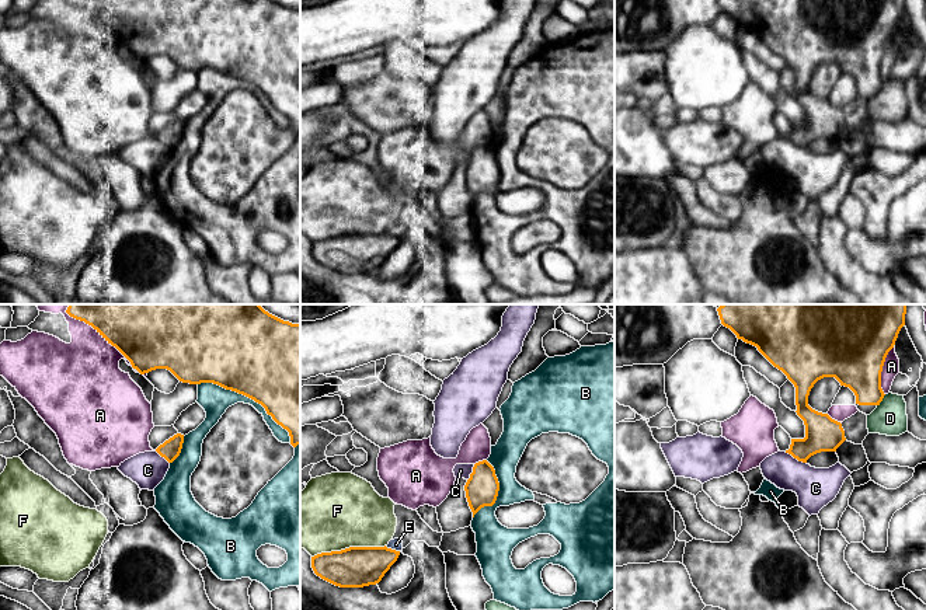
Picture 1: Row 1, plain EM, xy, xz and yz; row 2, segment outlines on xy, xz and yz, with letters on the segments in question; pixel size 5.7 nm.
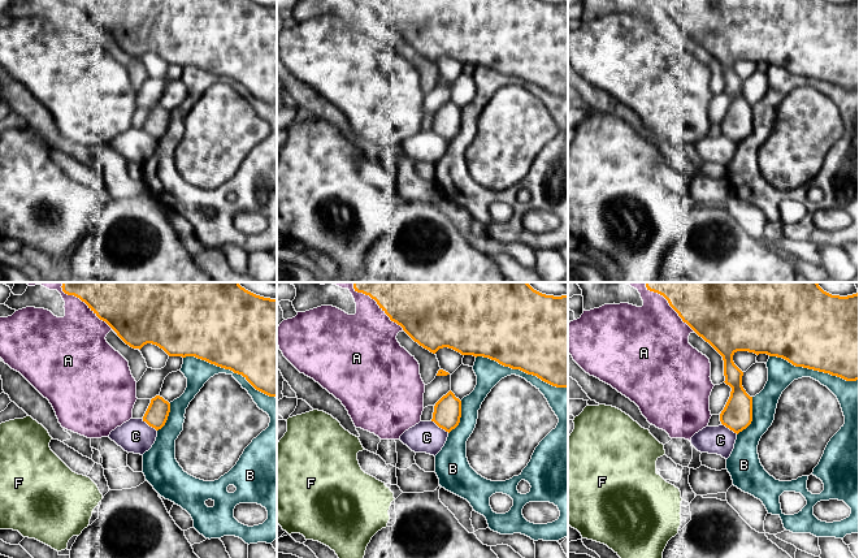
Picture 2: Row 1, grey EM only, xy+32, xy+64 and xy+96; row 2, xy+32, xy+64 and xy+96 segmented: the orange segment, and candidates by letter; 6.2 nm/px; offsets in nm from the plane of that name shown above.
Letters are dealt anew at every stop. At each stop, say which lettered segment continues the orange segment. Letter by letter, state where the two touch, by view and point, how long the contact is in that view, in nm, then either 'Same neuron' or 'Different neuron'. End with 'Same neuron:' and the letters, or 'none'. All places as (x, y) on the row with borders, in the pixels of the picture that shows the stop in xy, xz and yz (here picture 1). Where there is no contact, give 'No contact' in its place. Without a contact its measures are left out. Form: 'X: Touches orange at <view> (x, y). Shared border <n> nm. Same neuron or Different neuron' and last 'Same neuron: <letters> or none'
A: Touches orange at xy (96, 328). Shared border 500 nm. Different neuron
B: Touches orange at xy (249, 397). Shared border 650 nm. Different neuron
C: Touches orange at yz (796, 457). Shared border 140 nm. Different neuron
D: Touches orange at yz (881, 400). Shared border 90 nm. Different neuron
E: Touches orange at xz (390, 548). Shared border 90 nm. Different neuron
F: Touches orange at xz (350, 547). Shared border 440 nm. Different neuron
Same neuron: none

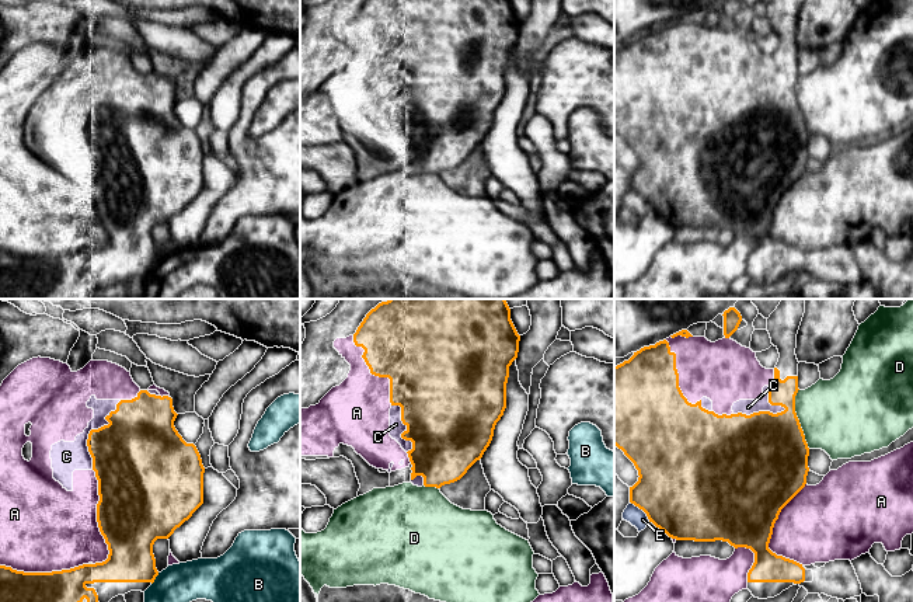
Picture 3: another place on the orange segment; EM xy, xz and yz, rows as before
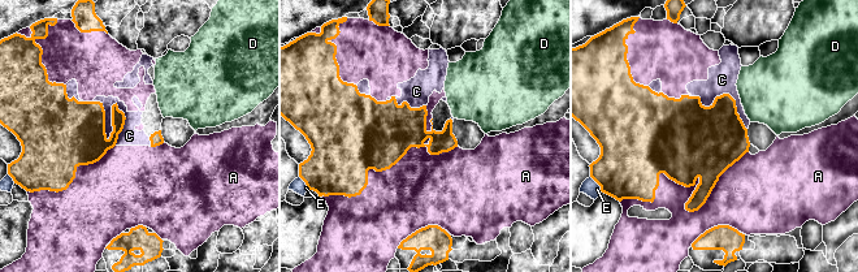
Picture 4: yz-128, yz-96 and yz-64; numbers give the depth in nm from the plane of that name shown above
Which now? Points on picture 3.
A: Touches orange at xy (97, 519). Shared border 550 nm. Different neuron
B: Touches orange at xy (154, 578). Shared border 80 nm. Different neuron
C: Touches orange at xy (91, 430). Shared border 440 nm. Same neuron
D: Touches orange at yz (797, 418). Shared border 360 nm. Different neuron
E: Touches orange at yz (641, 508). Shared border 170 nm. Different neuron
Same neuron: C

